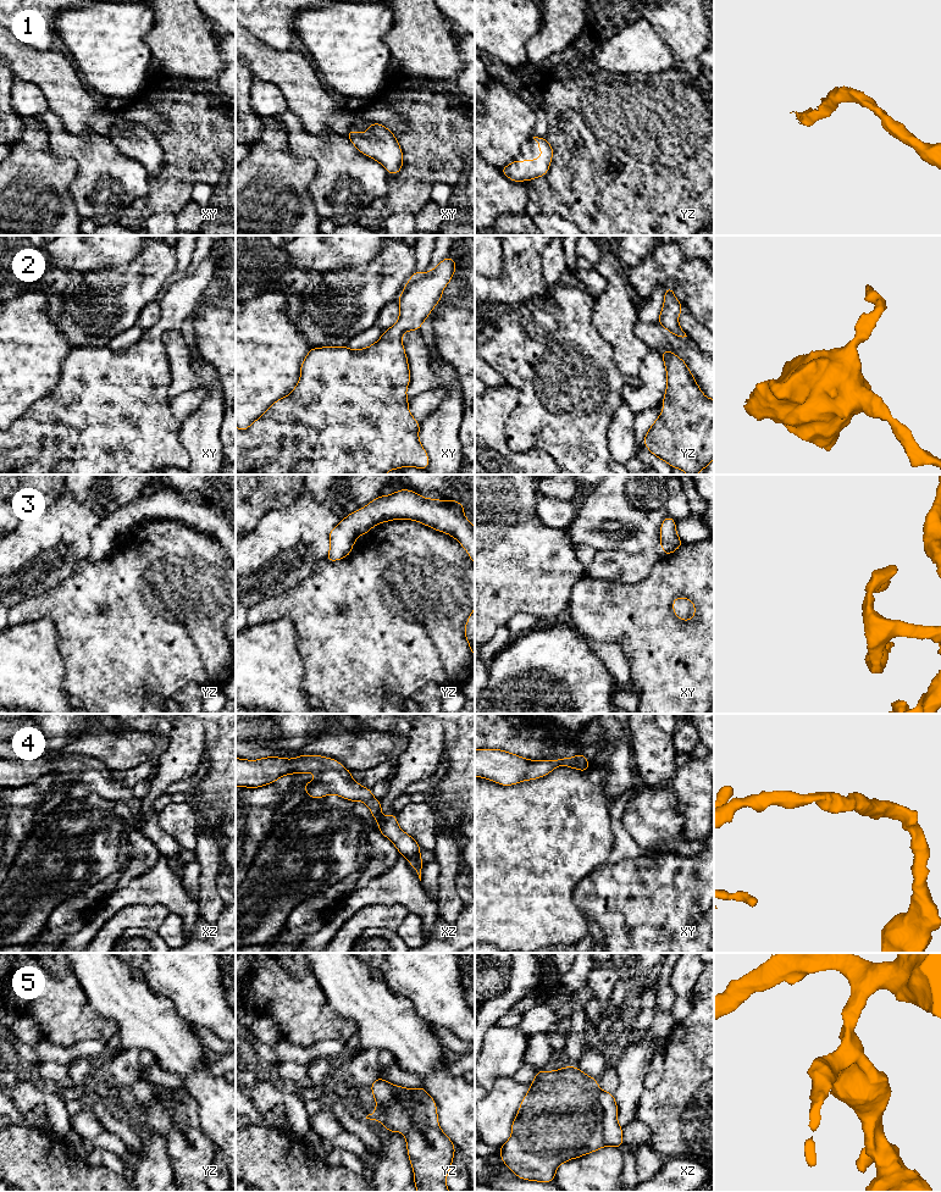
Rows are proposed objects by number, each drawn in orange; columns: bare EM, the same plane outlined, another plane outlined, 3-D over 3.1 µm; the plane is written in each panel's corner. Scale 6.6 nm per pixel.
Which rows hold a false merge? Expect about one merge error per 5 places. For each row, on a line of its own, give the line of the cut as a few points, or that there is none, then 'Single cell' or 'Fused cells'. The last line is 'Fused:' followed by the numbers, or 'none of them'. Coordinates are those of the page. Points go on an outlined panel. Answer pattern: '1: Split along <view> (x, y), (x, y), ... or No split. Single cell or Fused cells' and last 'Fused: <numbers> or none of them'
1: No split. Single cell
2: No split. Single cell
3: No split. Single cell
4: No split. Single cell
5: Split along xz (597, 1087), (597, 1102), (602, 1109), (602, 1132), (605, 1145). Fused cells
Fused: 5

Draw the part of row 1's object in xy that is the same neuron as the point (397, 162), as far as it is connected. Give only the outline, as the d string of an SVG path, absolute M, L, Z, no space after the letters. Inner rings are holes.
M370 123L366 133L349 131L345 135L361 154L380 162L388 174L397 174L402 171L402 148L387 127L381 123Z

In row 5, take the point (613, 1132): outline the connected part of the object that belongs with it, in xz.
M598 1087L597 1099L603 1109L603 1133L605 1146L619 1148L622 1146L622 1127L618 1122L618 1104L613 1093Z

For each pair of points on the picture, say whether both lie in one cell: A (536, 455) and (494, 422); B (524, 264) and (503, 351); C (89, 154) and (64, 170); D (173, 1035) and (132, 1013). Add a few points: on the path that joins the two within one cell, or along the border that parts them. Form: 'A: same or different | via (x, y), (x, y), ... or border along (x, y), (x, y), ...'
A: same | via (521, 458), (510, 458), (494, 442), (494, 437)
B: different | border along (541, 297), (514, 308)
C: different | border along (50, 149), (76, 164), (70, 190)
D: same | via (164, 1032), (142, 1016)

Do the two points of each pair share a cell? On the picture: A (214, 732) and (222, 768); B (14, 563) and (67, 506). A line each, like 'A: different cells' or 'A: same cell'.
A: same cell
B: same cell

